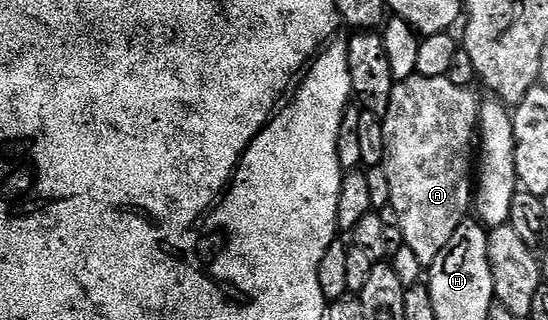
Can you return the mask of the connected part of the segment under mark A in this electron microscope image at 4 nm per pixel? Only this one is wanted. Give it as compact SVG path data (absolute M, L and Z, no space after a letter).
M412 76L394 83L391 106L387 106L387 114L383 118L383 142L385 143L385 163L383 166L387 170L387 182L391 186L391 198L389 199L391 212L397 215L395 224L401 230L403 244L410 248L423 266L433 264L435 258L439 258L443 246L447 246L447 242L451 242L451 234L455 234L455 230L459 230L459 226L471 212L471 201L475 196L475 180L471 173L475 168L475 133L479 128L479 100L476 100L471 93L473 92L469 88L453 85L448 76L440 76L439 78Z

